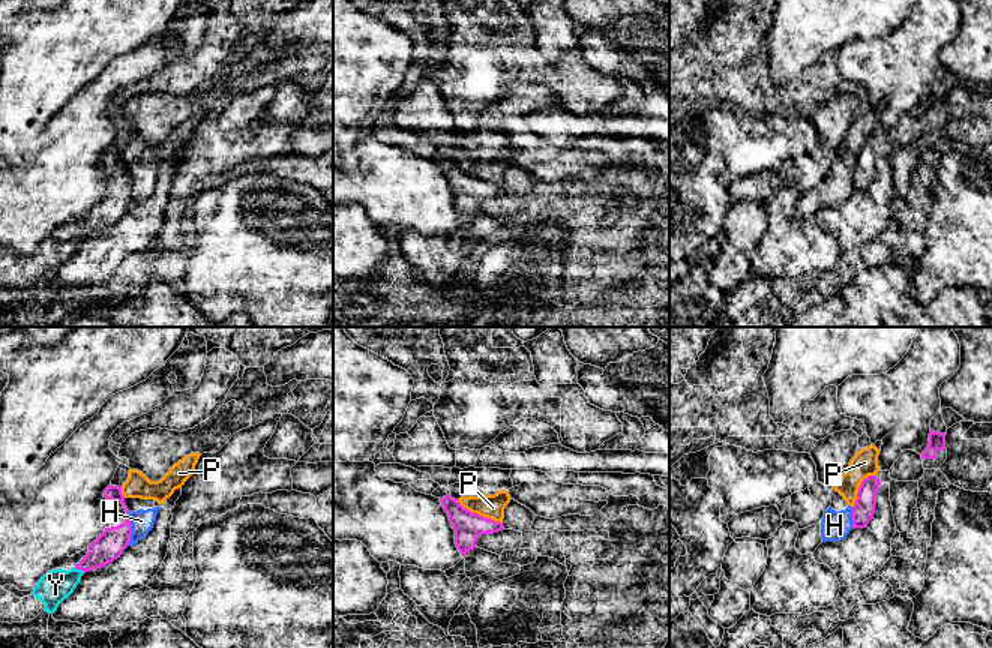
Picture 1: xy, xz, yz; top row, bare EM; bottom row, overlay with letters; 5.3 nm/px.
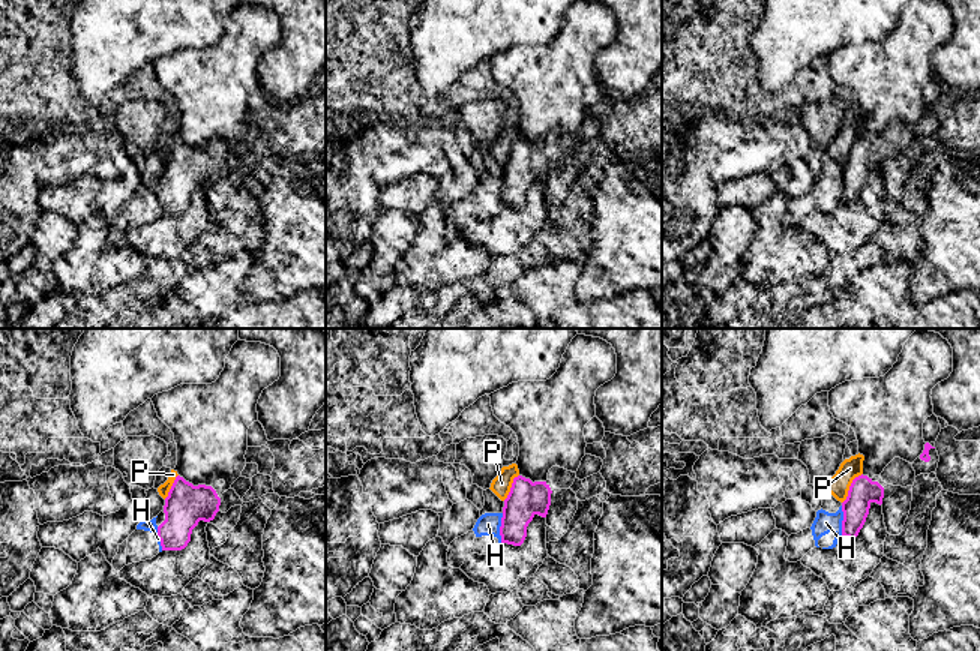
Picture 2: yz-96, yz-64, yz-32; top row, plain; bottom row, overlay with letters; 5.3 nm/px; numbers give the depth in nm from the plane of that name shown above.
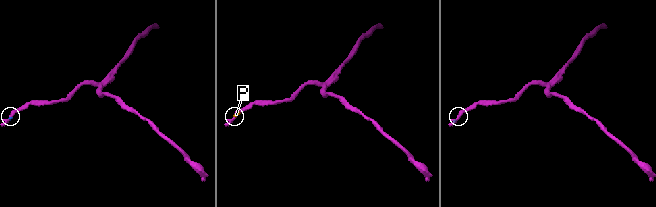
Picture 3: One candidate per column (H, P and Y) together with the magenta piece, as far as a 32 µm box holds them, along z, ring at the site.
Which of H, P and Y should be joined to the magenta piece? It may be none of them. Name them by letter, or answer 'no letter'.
no letter

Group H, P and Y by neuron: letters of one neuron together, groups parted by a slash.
H P / Y

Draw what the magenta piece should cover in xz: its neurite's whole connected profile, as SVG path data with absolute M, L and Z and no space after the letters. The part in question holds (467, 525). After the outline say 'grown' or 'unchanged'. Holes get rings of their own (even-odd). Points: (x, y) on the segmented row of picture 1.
M450 495L440 498L440 502L455 530L455 544L462 556L476 548L479 536L504 530L501 522L471 513Z | unchanged

